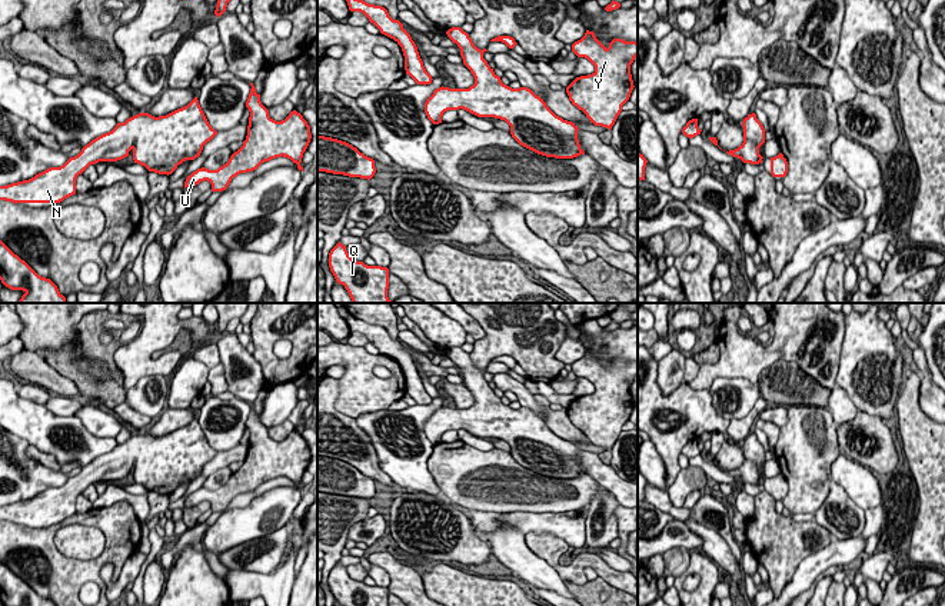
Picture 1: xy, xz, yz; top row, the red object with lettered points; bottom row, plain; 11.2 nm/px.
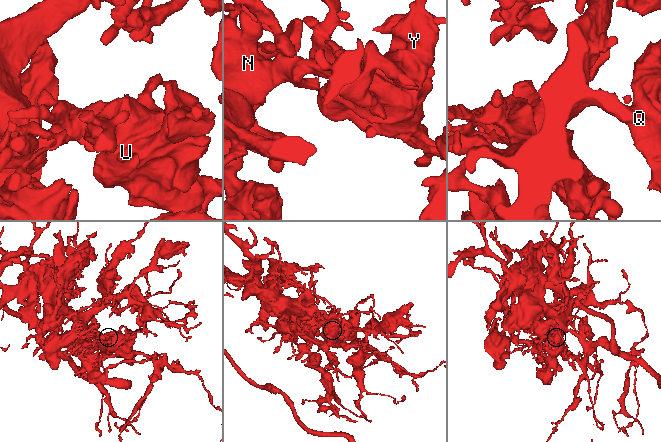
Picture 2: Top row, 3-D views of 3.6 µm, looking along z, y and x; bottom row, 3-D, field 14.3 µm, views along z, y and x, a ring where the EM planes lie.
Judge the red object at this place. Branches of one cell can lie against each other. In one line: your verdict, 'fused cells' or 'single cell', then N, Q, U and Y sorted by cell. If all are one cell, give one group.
single cell | N Q U Y

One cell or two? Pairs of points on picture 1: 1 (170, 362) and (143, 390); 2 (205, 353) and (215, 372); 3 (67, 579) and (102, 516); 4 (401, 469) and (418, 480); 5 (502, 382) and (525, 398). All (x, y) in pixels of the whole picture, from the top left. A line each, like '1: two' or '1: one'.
1: two
2: one
3: one
4: one
5: one

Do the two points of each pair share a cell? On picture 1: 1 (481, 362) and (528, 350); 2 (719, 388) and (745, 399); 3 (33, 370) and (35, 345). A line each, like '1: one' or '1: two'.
1: one
2: one
3: one

